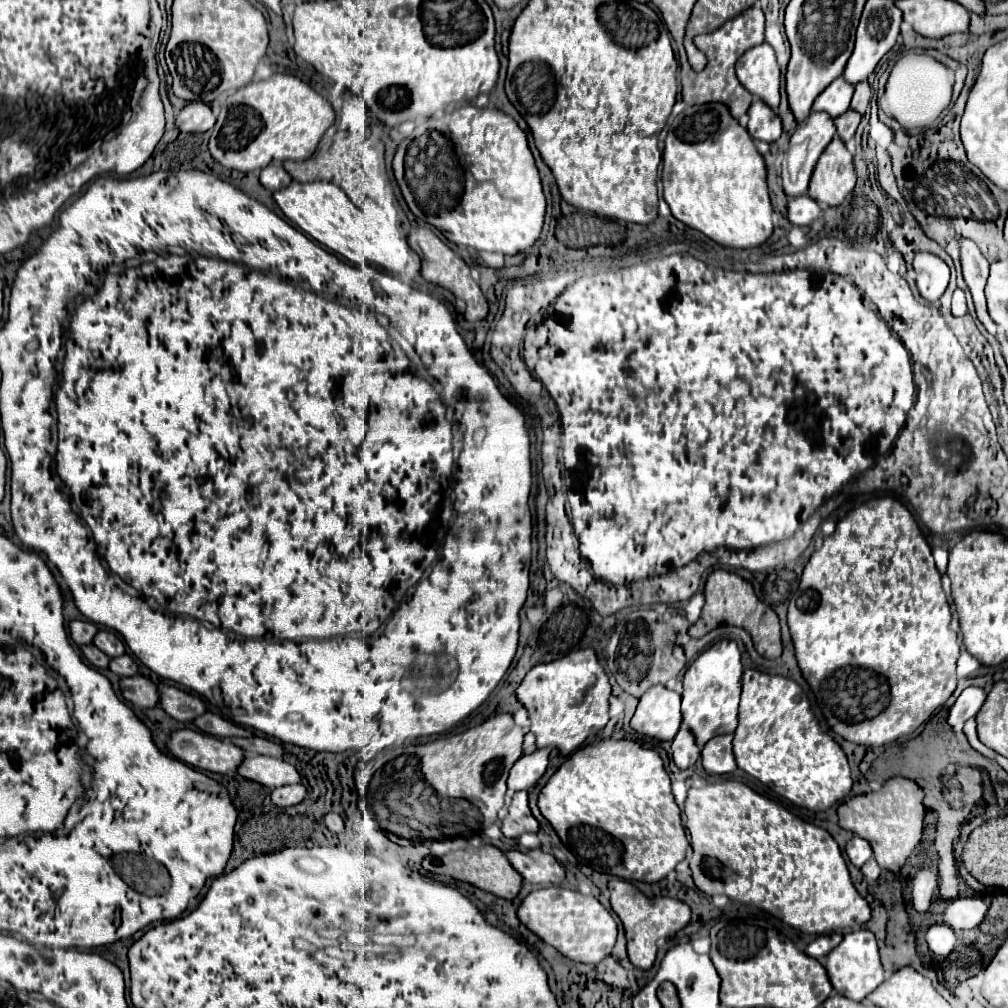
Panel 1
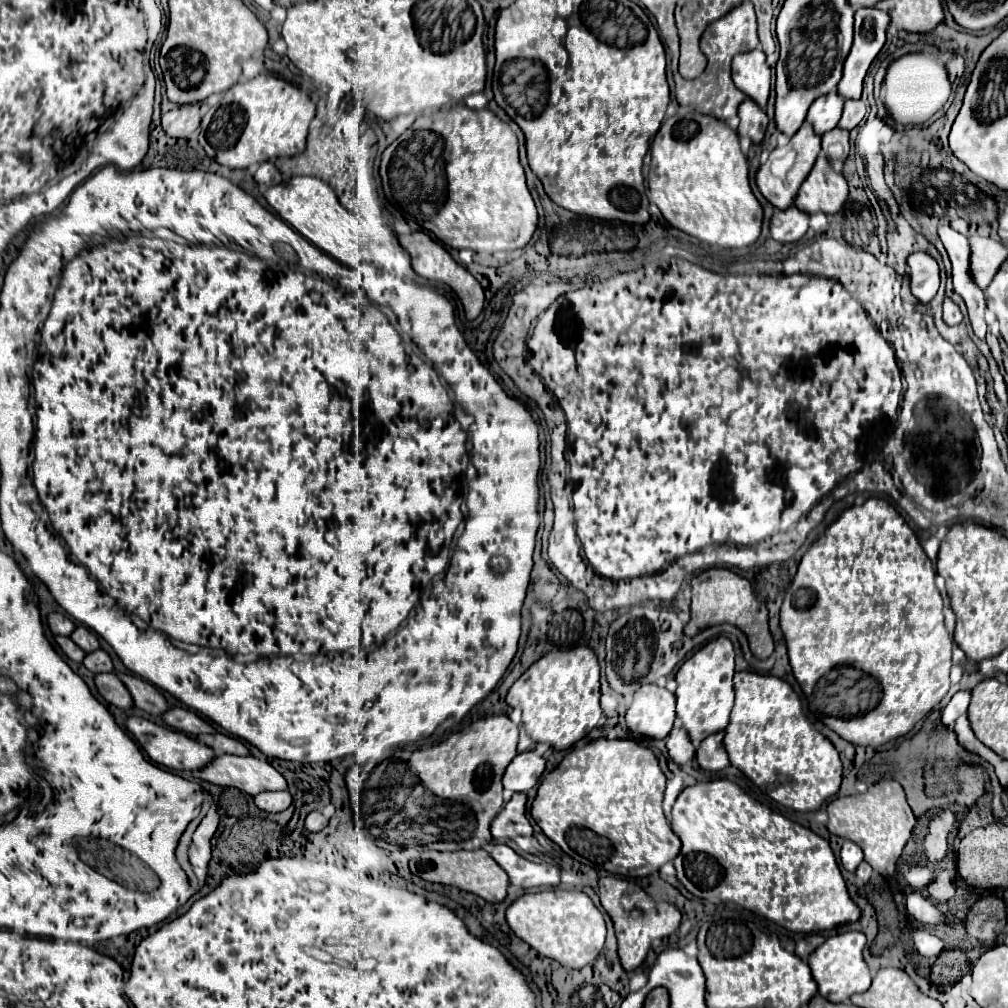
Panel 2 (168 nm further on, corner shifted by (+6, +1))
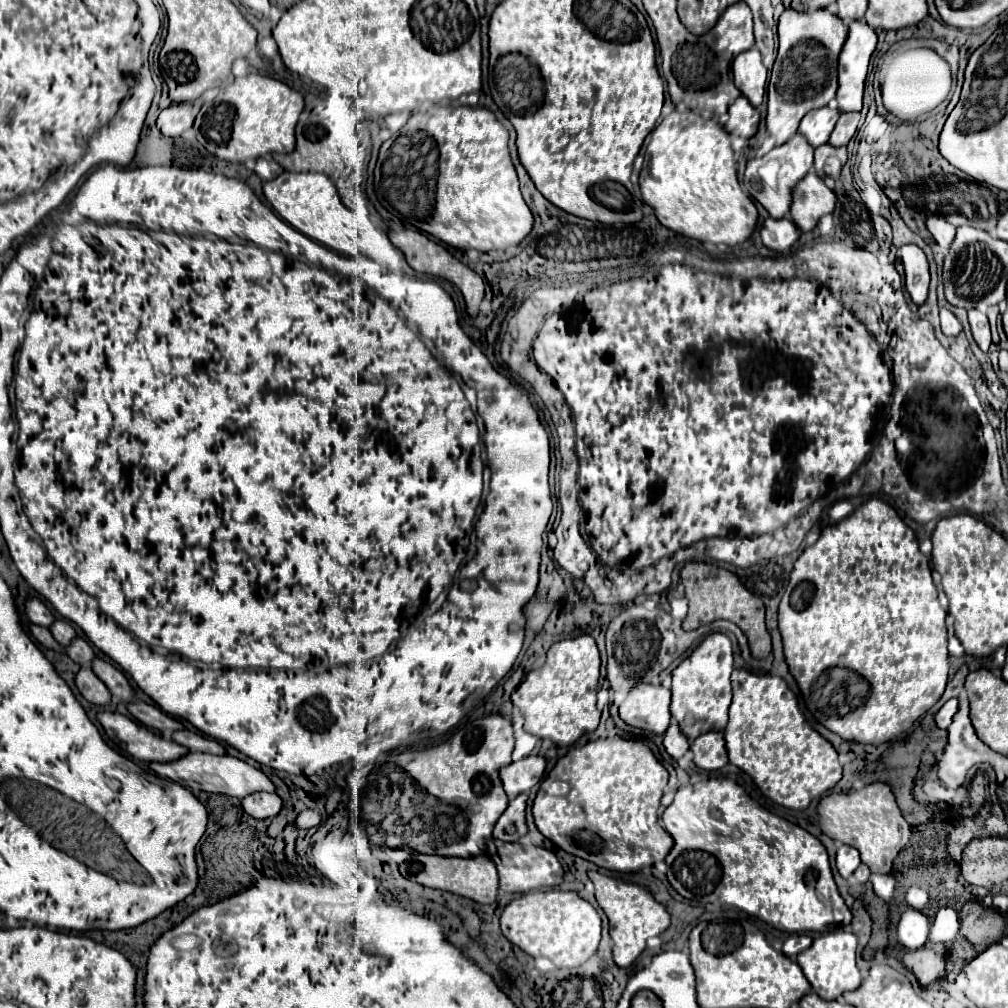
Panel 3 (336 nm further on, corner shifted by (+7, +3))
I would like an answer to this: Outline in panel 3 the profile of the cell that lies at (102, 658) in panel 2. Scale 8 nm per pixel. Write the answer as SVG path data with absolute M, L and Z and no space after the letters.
M75 637L75 639L71 641L71 645L67 647L67 655L69 655L75 663L79 663L81 667L89 667L89 661L95 657L93 649L89 647L89 643L87 643L85 639L81 639L81 637Z

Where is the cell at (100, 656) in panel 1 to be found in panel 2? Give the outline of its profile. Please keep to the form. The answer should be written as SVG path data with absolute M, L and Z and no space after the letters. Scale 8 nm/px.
M56 637L56 643L62 647L62 651L72 659L72 661L76 661L76 663L82 663L82 659L84 659L84 651L70 639L70 637Z

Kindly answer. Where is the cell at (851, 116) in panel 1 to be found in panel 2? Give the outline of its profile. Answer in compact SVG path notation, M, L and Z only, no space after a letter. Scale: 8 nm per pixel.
M834 127L832 131L826 131L822 135L822 151L824 155L834 161L834 159L840 159L844 161L848 157L848 141L846 141L846 133L844 129L840 127Z

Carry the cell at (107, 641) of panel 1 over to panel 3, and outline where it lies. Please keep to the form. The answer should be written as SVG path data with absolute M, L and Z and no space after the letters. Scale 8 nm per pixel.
M63 619L53 621L53 623L49 625L49 631L51 631L53 639L55 639L59 645L63 645L63 647L67 647L69 641L73 641L73 637L75 637L75 629L73 629L67 621L63 621Z

